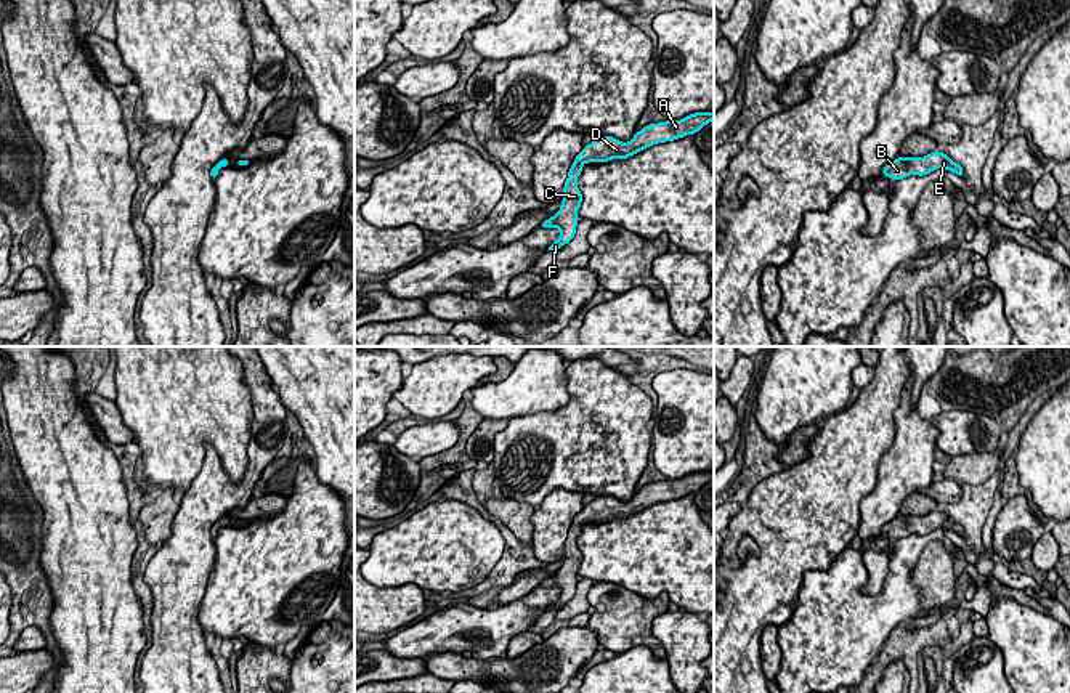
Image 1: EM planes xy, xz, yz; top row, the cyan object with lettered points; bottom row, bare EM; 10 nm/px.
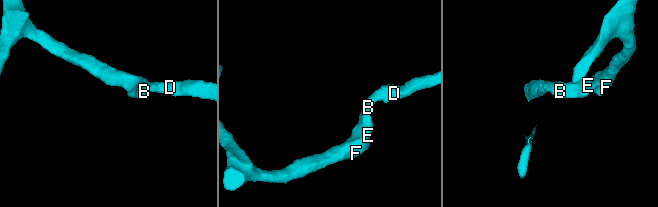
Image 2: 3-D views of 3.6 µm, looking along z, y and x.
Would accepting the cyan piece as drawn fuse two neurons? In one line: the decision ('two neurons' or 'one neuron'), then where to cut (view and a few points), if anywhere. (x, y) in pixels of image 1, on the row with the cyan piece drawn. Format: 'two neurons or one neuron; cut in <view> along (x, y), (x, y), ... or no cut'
one neuron; no cut

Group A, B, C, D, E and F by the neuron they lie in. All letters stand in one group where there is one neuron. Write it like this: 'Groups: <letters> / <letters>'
Groups: A B C D E F

